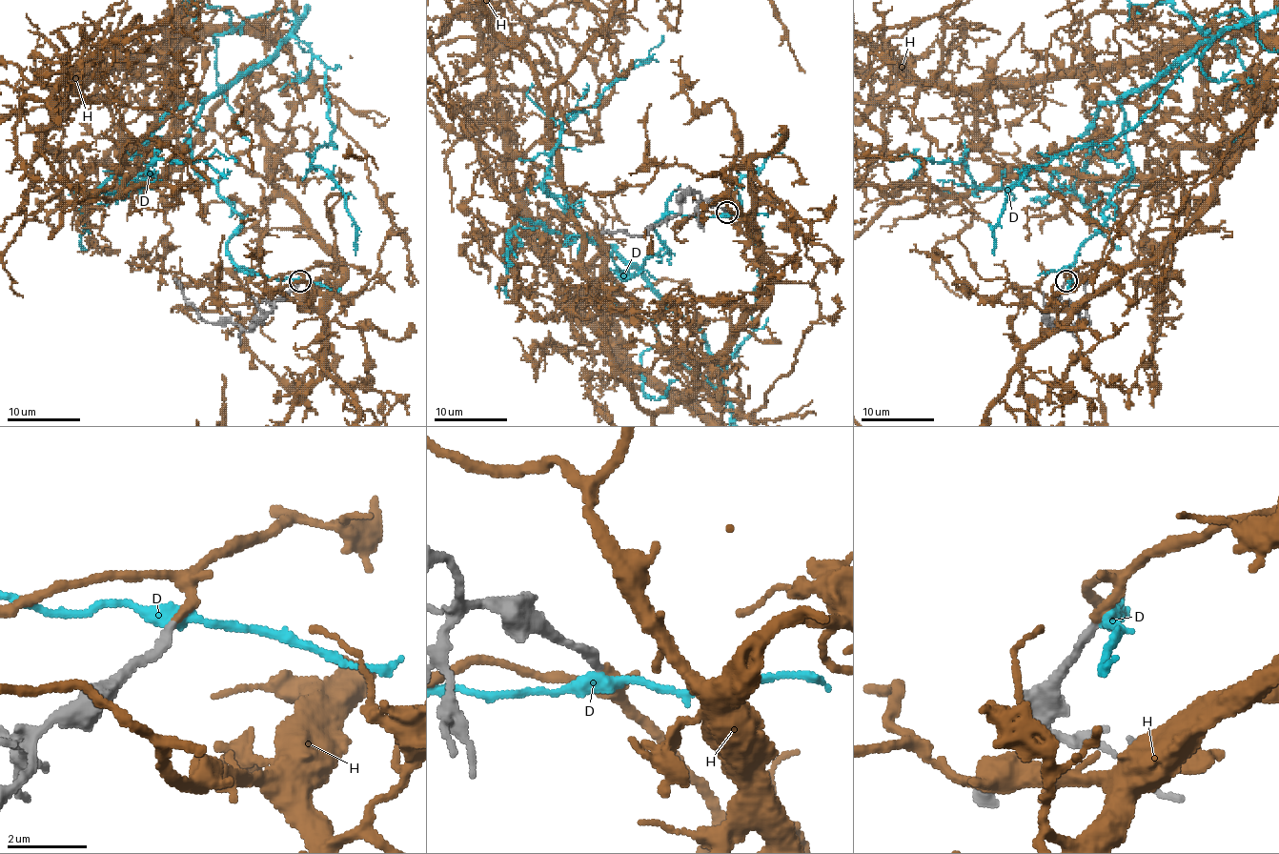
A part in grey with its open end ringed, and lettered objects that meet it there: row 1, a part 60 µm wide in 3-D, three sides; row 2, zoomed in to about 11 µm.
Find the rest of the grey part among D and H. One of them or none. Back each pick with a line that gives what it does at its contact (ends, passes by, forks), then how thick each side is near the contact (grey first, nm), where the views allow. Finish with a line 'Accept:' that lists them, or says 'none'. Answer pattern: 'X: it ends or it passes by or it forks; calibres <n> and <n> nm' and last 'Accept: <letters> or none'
H: it ends; calibres 200 and 260 nm
Accept: H

